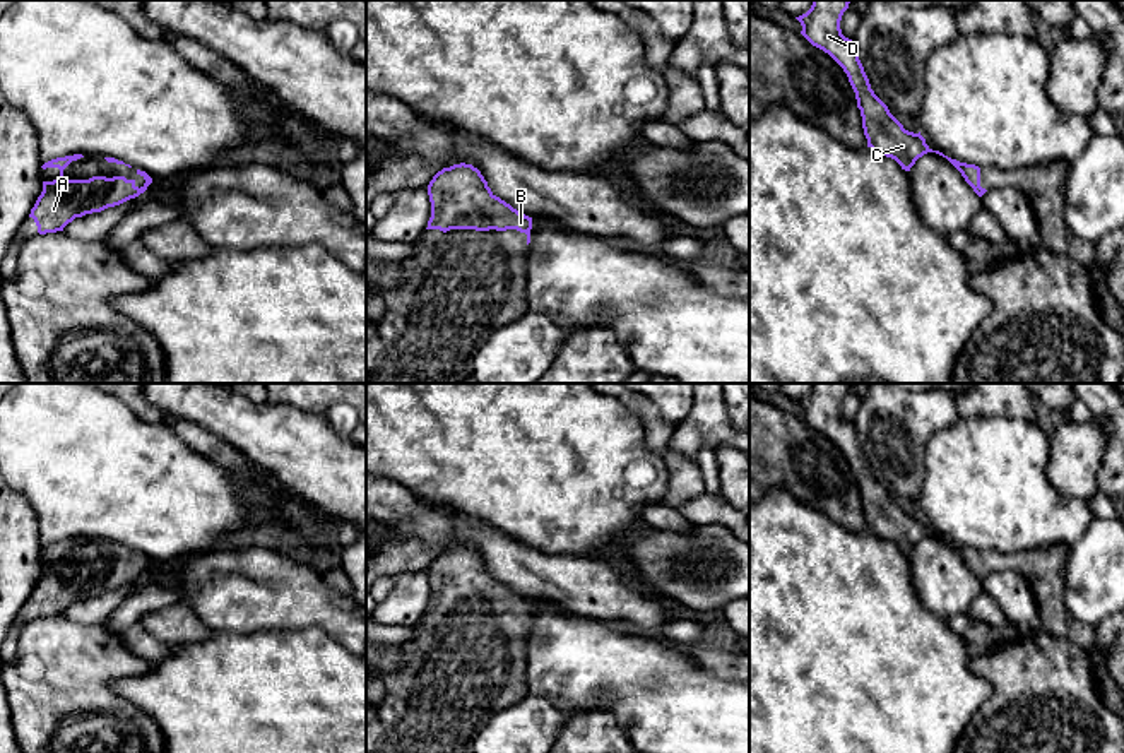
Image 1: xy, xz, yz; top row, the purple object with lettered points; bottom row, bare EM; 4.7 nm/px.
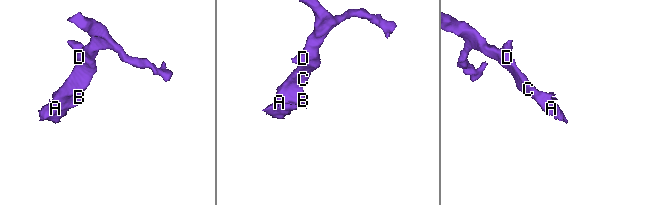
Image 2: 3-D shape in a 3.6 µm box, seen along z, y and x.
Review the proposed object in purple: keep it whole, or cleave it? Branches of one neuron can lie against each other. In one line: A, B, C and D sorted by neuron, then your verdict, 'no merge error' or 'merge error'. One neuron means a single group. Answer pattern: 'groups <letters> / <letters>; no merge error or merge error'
groups A B C D; no merge error

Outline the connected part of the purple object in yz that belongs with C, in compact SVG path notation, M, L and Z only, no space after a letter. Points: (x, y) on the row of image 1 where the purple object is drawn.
M813 0L811 9L796 19L802 26L801 34L813 46L828 53L847 74L855 92L857 108L861 110L867 147L895 159L905 171L910 171L915 161L924 154L936 152L946 157L961 173L973 192L982 197L987 190L980 187L979 166L960 163L939 151L932 151L920 132L914 133L905 130L890 113L888 106L874 94L854 41L845 38L840 29L840 21L849 3L850 0Z

